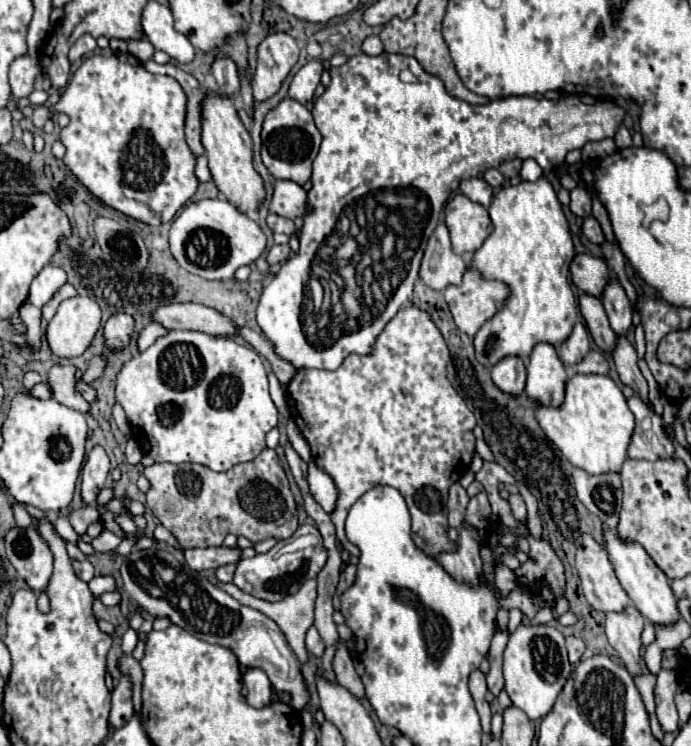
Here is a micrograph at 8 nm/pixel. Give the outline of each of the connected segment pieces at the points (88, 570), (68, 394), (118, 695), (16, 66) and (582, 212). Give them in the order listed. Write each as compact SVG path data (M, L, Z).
M71 559L71 565L73 565L73 571L75 571L75 575L81 579L81 581L91 581L91 577L95 575L93 573L93 565L85 559L85 561L77 561L77 559Z
M53 365L49 369L49 379L47 379L47 385L53 393L53 399L71 407L71 409L77 409L81 413L87 413L89 411L89 403L81 397L81 393L75 389L75 372L76 368L73 365Z
M121 675L117 687L113 689L113 705L111 705L111 715L109 715L109 723L113 727L123 727L133 717L131 691L133 691L133 683L129 675Z
M29 55L17 57L9 67L9 83L15 99L27 97L33 91L33 81L41 73L41 65L37 59L31 59Z
M575 187L571 191L571 211L577 217L589 217L591 215L591 195L585 187Z

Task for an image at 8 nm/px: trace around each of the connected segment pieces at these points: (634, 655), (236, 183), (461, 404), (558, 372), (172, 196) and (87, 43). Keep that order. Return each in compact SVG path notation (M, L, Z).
M627 605L619 613L607 613L605 621L605 635L611 643L611 647L617 651L617 655L627 665L627 671L631 675L643 673L641 667L641 631L643 631L645 619L635 609L635 605Z
M207 93L203 99L203 121L201 121L201 143L209 159L209 169L217 189L233 203L239 211L257 209L265 197L263 181L253 169L253 149L249 131L243 127L235 103L221 93Z
M417 305L401 307L399 313L385 325L377 337L371 355L349 355L337 371L325 369L303 369L287 385L291 417L301 429L303 437L311 447L313 461L325 473L329 473L337 485L339 499L331 513L331 521L337 529L339 543L351 553L359 555L359 549L345 537L345 517L351 505L369 489L377 485L395 487L407 501L411 513L411 535L419 549L431 557L441 551L453 551L455 543L447 537L447 491L463 475L463 449L469 449L467 461L475 453L475 415L467 409L463 397L447 381L447 363L451 351L439 327L431 315Z
M537 343L527 365L527 395L541 405L561 405L565 395L567 367L551 343Z
M108 49L87 57L71 77L61 101L55 105L57 111L65 111L71 117L71 123L61 129L61 143L67 149L63 157L65 165L95 197L127 217L147 225L171 221L197 189L195 157L183 135L185 101L187 97L175 79L149 73L131 53L115 53Z
M81 35L81 37L73 43L73 47L71 47L71 51L69 51L69 61L75 61L75 59L79 59L79 57L83 57L83 55L95 51L95 49L97 49L95 37L91 37L91 35Z

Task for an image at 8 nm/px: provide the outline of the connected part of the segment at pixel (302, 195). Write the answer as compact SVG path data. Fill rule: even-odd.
M273 181L273 197L269 211L287 219L295 219L307 213L307 193L293 181Z

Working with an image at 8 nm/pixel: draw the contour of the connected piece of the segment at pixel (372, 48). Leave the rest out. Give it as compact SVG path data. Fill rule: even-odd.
M375 35L367 37L367 39L363 41L363 53L367 53L367 55L379 55L379 53L383 53L383 43L381 43L381 39L375 37Z

